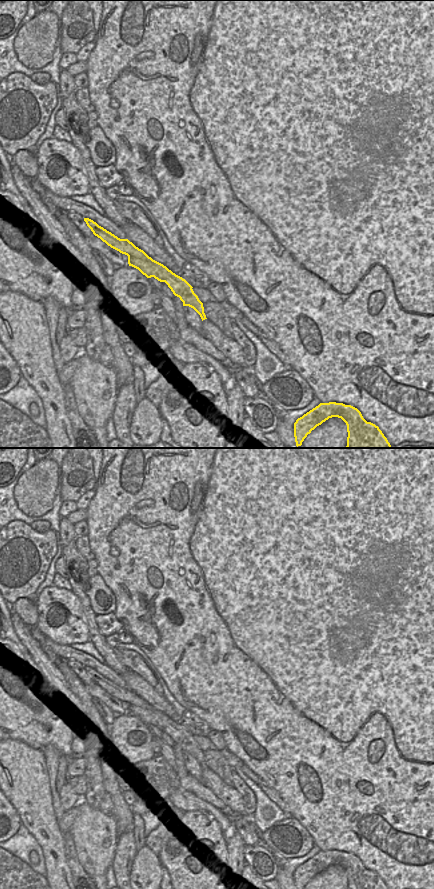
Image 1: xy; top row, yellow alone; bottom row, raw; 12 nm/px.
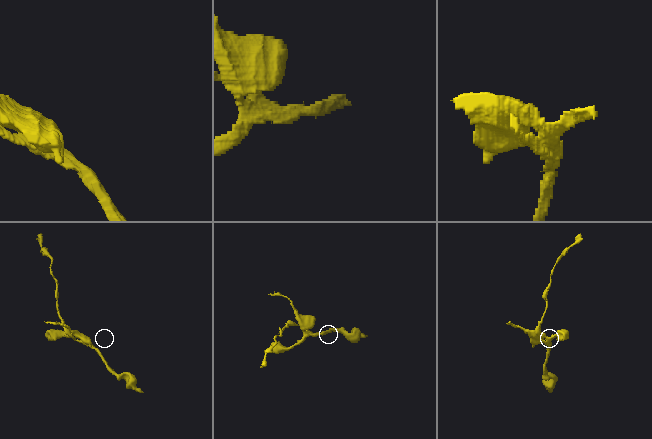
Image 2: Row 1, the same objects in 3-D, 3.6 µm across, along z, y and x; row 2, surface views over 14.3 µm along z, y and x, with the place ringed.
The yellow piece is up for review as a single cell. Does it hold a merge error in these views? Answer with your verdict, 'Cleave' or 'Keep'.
Cleave.

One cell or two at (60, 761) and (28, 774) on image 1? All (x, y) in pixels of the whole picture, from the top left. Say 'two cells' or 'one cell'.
two cells

